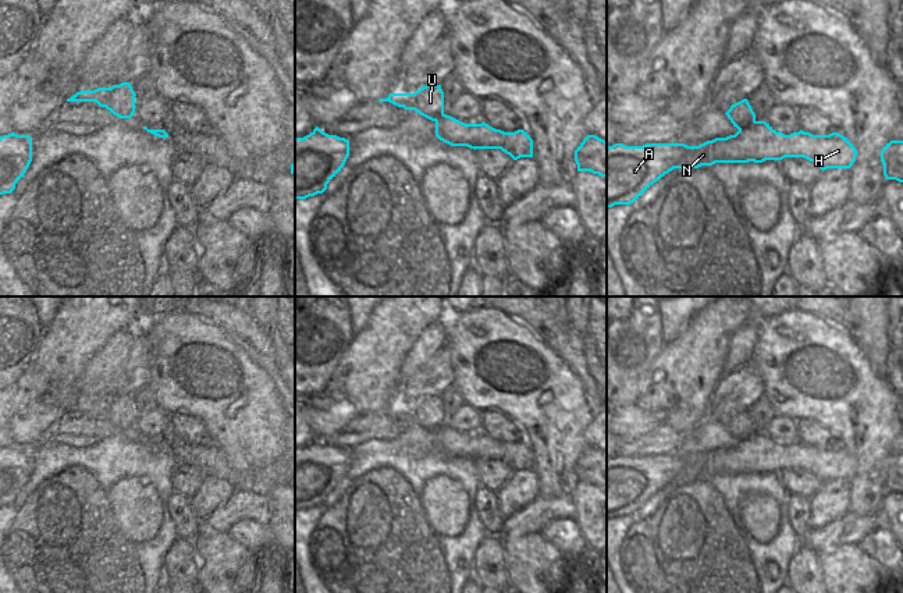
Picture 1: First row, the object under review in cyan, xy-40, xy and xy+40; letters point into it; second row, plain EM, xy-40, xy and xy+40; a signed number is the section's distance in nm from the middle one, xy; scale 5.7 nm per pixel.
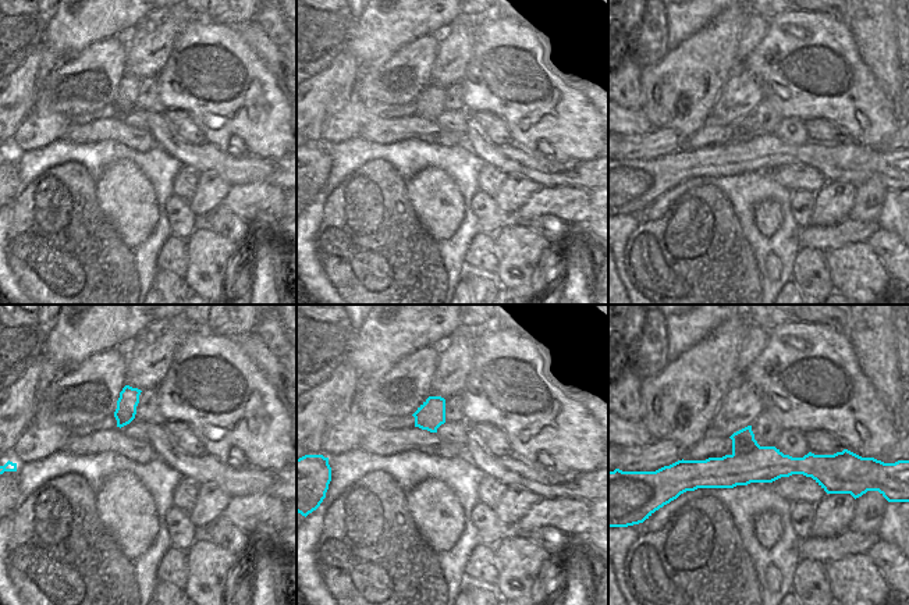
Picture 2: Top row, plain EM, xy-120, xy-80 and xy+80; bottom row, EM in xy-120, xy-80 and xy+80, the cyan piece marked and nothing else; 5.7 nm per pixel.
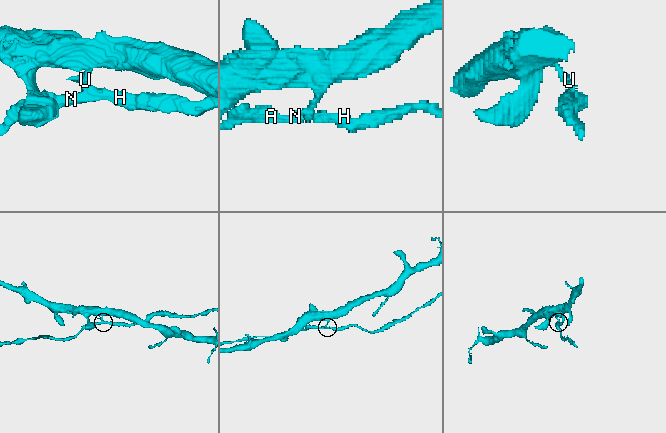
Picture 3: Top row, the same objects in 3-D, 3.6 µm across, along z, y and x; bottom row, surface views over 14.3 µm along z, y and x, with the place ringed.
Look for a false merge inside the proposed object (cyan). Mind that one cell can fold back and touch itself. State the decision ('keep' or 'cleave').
cleave

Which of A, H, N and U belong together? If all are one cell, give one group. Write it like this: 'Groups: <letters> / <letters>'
Groups: A H N / U

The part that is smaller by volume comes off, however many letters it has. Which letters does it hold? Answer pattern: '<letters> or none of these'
A, H, N

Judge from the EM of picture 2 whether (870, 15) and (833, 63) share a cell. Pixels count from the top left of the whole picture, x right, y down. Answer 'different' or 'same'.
different

